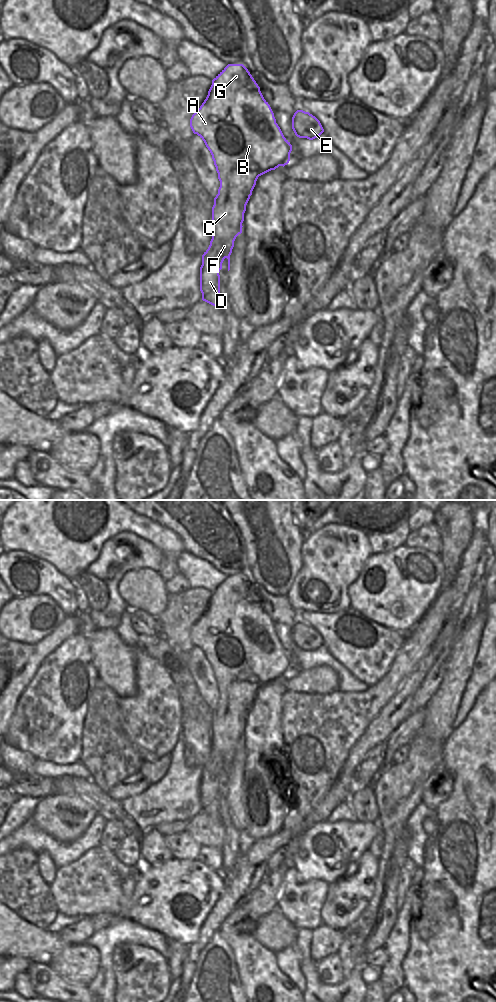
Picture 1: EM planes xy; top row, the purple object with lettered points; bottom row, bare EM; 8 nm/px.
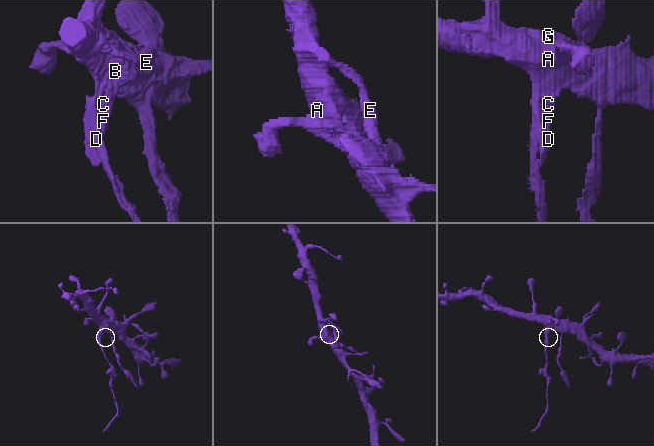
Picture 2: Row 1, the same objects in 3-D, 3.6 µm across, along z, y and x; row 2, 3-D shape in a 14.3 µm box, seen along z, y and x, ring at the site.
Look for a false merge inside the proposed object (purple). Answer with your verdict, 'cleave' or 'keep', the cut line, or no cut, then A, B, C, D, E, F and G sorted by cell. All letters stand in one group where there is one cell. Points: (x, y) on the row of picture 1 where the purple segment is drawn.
cleave; cut in xy along (218, 193), (238, 192), (250, 195); A B E G / C D F

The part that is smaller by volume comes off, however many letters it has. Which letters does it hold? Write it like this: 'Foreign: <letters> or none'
Foreign: C, D, F

